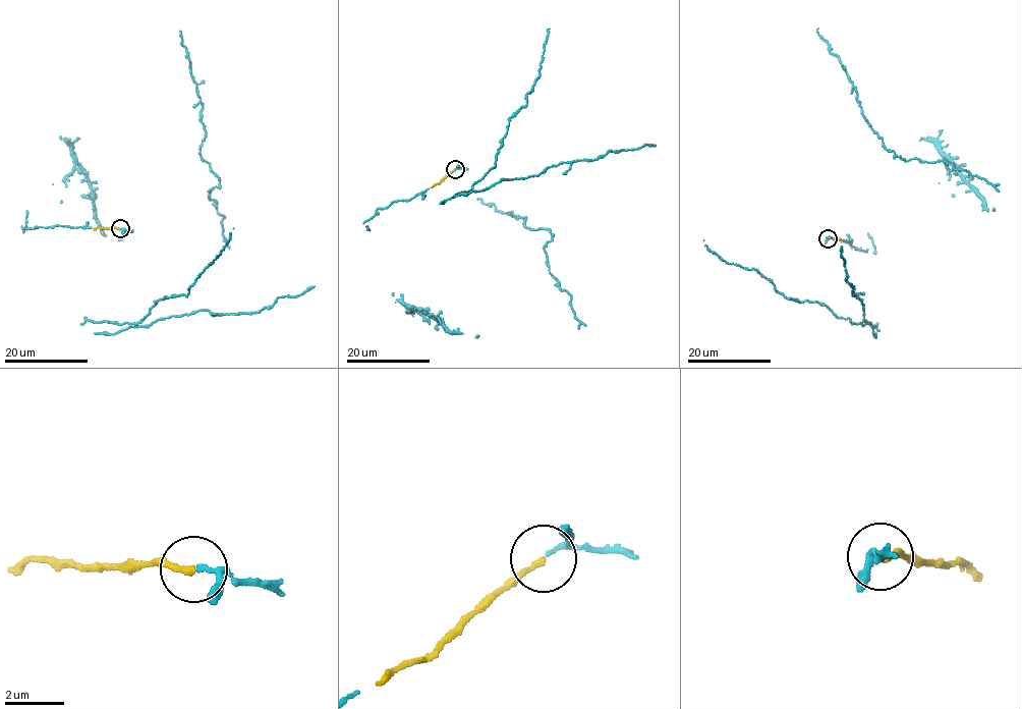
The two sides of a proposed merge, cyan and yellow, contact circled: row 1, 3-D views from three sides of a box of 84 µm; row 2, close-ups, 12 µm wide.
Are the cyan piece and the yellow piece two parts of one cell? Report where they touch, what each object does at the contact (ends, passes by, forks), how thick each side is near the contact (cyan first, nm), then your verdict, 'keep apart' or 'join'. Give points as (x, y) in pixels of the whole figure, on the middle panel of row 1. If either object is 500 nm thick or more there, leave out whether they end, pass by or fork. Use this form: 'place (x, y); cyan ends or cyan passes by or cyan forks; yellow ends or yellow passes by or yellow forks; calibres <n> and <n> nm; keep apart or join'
place (455, 169); cyan passes by; yellow ends; calibres 140 and 200 nm; join

